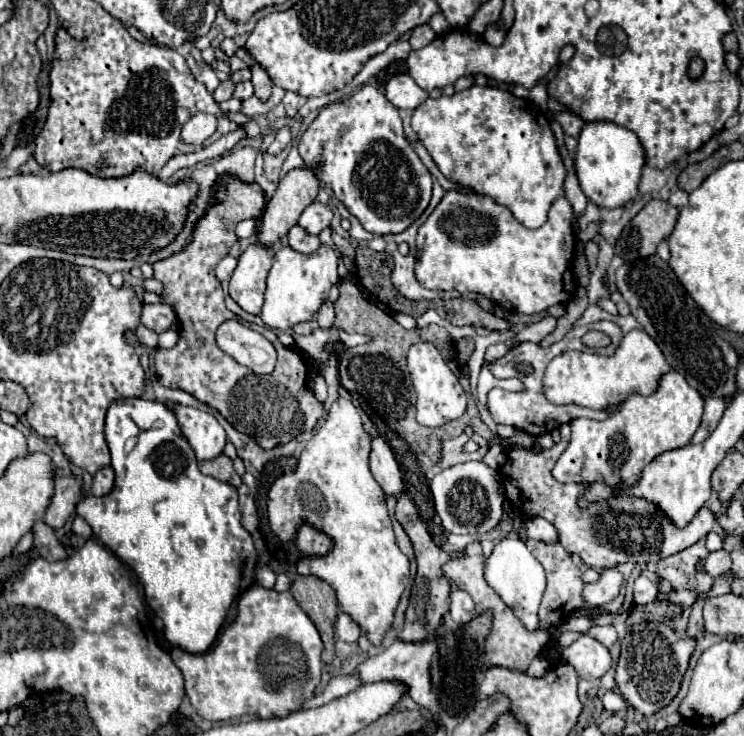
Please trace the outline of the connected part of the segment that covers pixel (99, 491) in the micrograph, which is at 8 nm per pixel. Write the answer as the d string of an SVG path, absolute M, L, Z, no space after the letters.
M104 466L94 474L90 494L92 496L104 496L104 494L108 494L112 490L112 486L114 486L114 470L110 466Z

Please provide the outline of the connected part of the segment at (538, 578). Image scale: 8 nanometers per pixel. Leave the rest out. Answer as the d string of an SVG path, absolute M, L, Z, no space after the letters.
M508 536L494 544L492 554L484 562L484 580L504 600L504 604L514 610L514 614L522 620L522 624L528 630L538 628L538 606L540 606L540 596L544 594L546 588L546 578L540 562L532 556L532 552L526 548L526 544L520 538Z

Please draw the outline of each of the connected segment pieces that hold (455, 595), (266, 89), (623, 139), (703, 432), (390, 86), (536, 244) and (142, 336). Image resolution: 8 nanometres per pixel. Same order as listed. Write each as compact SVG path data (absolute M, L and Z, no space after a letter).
M452 588L450 592L450 614L452 614L452 620L456 624L466 624L474 618L474 600L470 598L468 592L464 590L458 590L458 588Z
M258 63L251 68L251 74L254 95L256 98L260 98L262 102L266 102L266 100L270 98L270 94L272 94L272 80L268 76L267 72Z
M586 122L574 158L576 176L584 196L598 208L618 208L638 196L638 182L644 166L644 152L634 132L614 122Z
M706 398L702 424L700 424L700 428L696 430L696 434L694 434L694 438L692 438L692 444L704 442L704 440L716 430L716 426L720 424L722 414L724 414L724 400L722 400L722 398Z
M396 74L386 84L386 98L396 108L418 108L428 98L428 92L422 90L408 74Z
M446 192L446 196L442 198L442 202L436 206L436 210L428 216L428 220L420 226L418 230L418 236L416 236L416 244L418 244L418 254L416 254L416 278L422 286L430 288L430 290L458 290L458 292L478 292L482 296L486 296L488 300L492 300L494 304L510 310L510 312L518 312L518 314L536 314L536 312L546 312L550 306L556 306L556 304L562 304L566 306L572 298L574 298L574 292L576 292L576 280L574 280L574 272L572 272L572 258L574 258L574 232L572 232L572 204L566 200L566 198L560 198L552 204L550 208L550 214L548 214L548 220L544 226L540 226L538 230L528 230L524 228L522 224L518 224L514 220L514 216L510 214L508 208L504 206L498 206L492 198L486 198L486 196L480 196L480 194L470 194L470 196L464 196L460 192Z
M140 326L136 334L138 334L138 342L140 342L142 346L146 346L146 348L150 348L150 350L154 350L154 348L158 346L158 336L156 336L156 332Z

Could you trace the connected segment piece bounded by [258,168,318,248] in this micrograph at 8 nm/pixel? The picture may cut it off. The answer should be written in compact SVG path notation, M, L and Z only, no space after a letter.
M294 168L290 170L282 180L280 186L276 190L276 194L272 196L272 200L266 204L264 216L262 216L262 226L258 232L258 244L260 246L274 246L280 238L284 238L288 234L288 230L298 222L302 210L306 206L310 206L314 202L314 198L318 196L318 178L316 172L310 168Z

